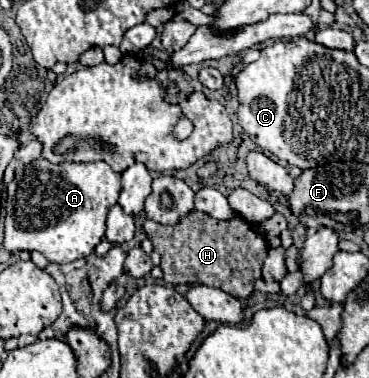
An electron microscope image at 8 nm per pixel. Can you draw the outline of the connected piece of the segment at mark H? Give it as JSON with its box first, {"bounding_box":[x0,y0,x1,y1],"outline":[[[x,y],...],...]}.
{"bounding_box":[143,210,269,300],"outline":[[[193,210],[175,226],[145,220],[143,230],[147,232],[147,238],[153,242],[155,250],[161,254],[161,270],[167,284],[203,282],[221,288],[239,300],[245,300],[253,294],[253,282],[261,278],[263,260],[267,258],[269,250],[265,234],[237,212],[231,220],[215,220]]]}

